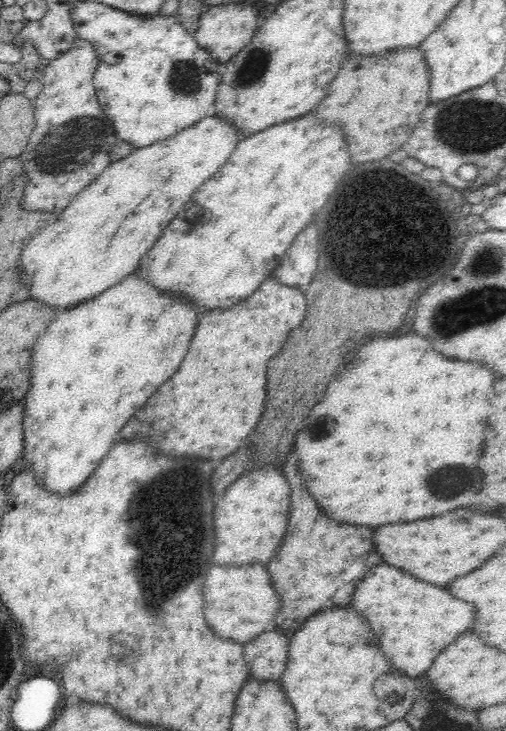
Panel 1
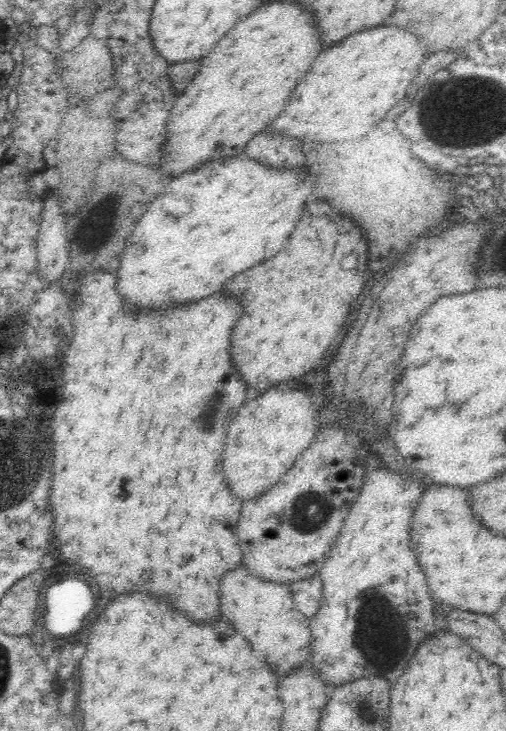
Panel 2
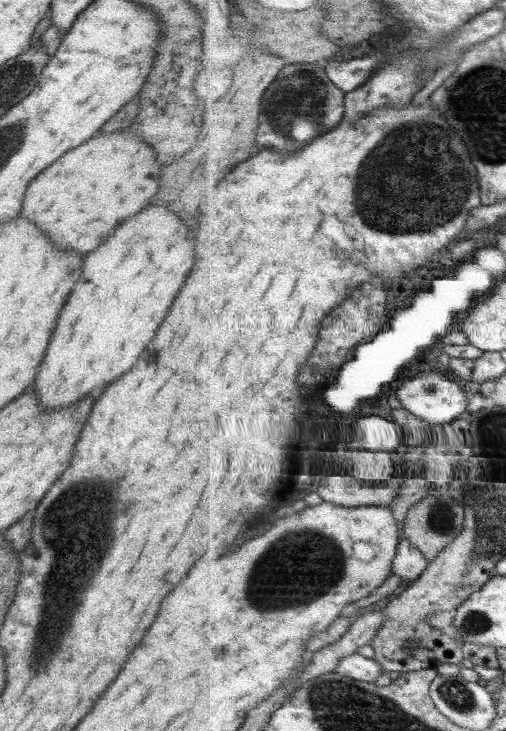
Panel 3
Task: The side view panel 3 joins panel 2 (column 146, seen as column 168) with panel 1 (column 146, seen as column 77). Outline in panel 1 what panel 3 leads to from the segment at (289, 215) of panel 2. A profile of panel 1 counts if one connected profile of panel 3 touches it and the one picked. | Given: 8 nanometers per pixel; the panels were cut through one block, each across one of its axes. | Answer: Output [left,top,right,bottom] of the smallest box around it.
[21,272,198,494]

